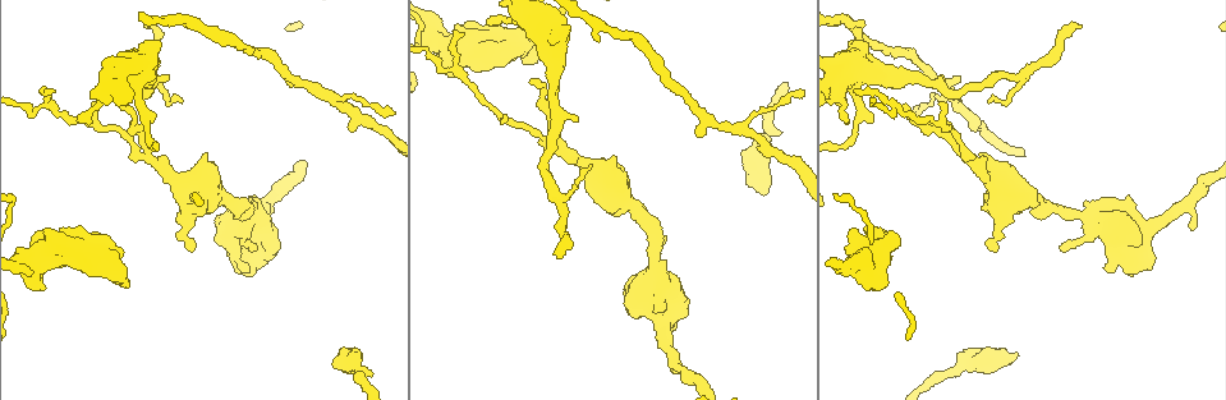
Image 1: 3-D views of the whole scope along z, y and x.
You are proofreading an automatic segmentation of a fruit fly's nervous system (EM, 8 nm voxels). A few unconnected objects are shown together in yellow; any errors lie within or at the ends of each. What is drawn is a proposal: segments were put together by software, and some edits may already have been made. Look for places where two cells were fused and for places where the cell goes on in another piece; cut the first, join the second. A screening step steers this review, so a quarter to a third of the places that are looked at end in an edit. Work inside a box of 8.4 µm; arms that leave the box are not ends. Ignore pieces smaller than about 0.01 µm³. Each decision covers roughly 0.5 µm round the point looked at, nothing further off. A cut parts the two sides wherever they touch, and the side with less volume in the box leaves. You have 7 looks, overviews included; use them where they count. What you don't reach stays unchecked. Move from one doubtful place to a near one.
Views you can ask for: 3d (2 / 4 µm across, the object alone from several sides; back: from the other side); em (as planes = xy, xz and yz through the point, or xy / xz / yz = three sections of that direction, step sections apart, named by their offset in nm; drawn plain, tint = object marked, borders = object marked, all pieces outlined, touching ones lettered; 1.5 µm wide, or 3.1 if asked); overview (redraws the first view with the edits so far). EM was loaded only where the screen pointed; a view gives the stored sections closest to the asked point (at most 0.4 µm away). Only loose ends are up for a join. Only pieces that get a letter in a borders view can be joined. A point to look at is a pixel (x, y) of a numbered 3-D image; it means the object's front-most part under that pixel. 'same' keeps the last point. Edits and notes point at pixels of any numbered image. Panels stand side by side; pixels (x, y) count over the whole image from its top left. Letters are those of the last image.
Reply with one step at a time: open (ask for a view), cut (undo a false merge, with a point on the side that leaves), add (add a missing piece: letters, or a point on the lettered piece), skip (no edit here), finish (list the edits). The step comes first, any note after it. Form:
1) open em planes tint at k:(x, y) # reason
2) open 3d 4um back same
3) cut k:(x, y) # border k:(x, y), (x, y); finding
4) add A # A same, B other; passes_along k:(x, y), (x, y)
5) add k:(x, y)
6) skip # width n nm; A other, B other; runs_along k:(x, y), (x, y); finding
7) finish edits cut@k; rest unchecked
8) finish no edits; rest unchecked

open em xy step 4 tint at 1:(968, 159) # arms run side by side

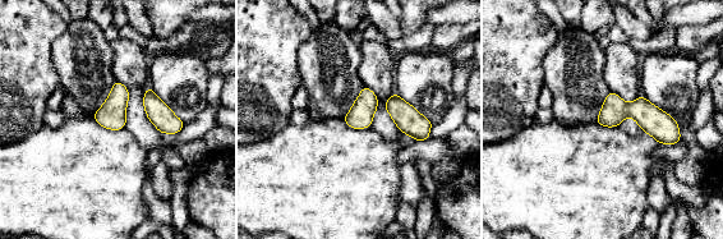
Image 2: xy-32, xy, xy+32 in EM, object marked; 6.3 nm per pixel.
open em planes borders same # another direction

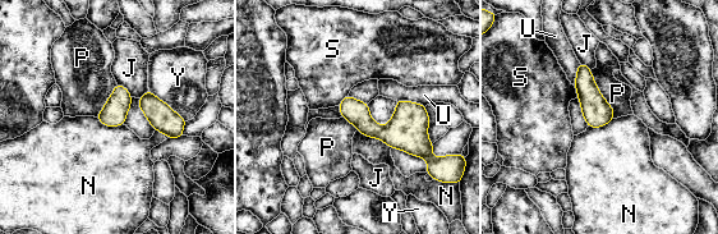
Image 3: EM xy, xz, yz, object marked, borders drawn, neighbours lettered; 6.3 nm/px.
skip # J other, N other, P other, S other, U other, Y other; border 3:(357, 129), (391, 147); all the same cell

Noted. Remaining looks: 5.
open 3d 2um back at 1:(900, 81) # thick turns thin

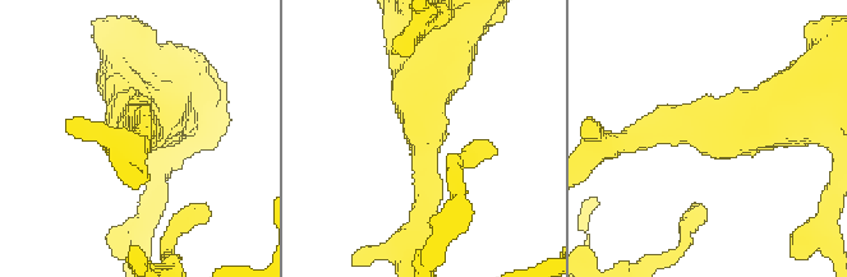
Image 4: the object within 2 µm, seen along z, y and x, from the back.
open em xz step 4 borders at 4:(718, 134) # now the EM

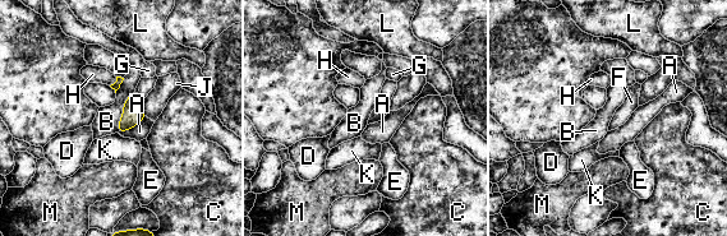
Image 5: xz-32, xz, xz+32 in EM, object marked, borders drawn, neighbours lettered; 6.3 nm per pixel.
skip # A other, B other, C other, D other, E other, F other, G other, H other, J other, K other, L other, M other; border 5:(134, 89), (124, 103), (116, 132); one cell here

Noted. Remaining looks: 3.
open 3d 4um at 1:(462, 32) # tapers out

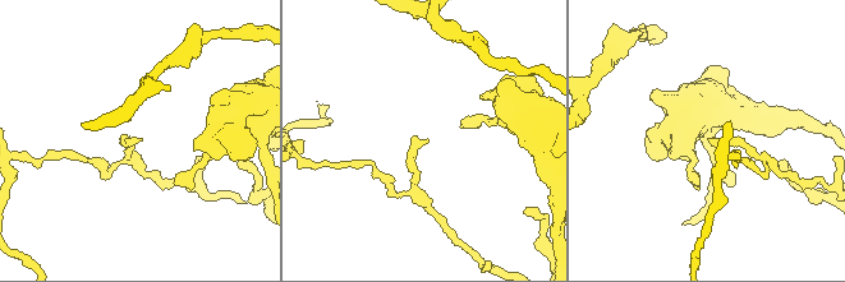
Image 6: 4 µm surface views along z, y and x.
open em planes tint at 6:(709, 138) # need the tissue

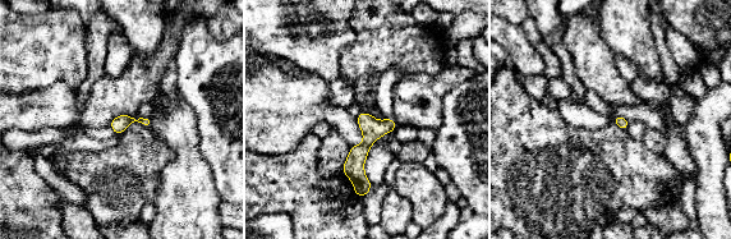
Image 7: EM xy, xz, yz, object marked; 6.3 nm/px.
open em planes borders same # what lies round it

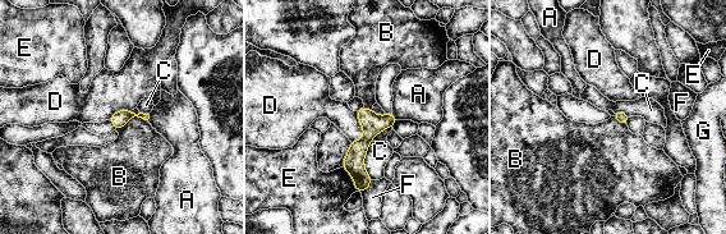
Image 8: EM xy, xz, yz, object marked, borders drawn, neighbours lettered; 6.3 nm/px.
skip # A other, B other, C other, D other, E other, F other, G other; no lettered piece goes on from it

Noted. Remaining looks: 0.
finish no edits; rest unchecked

